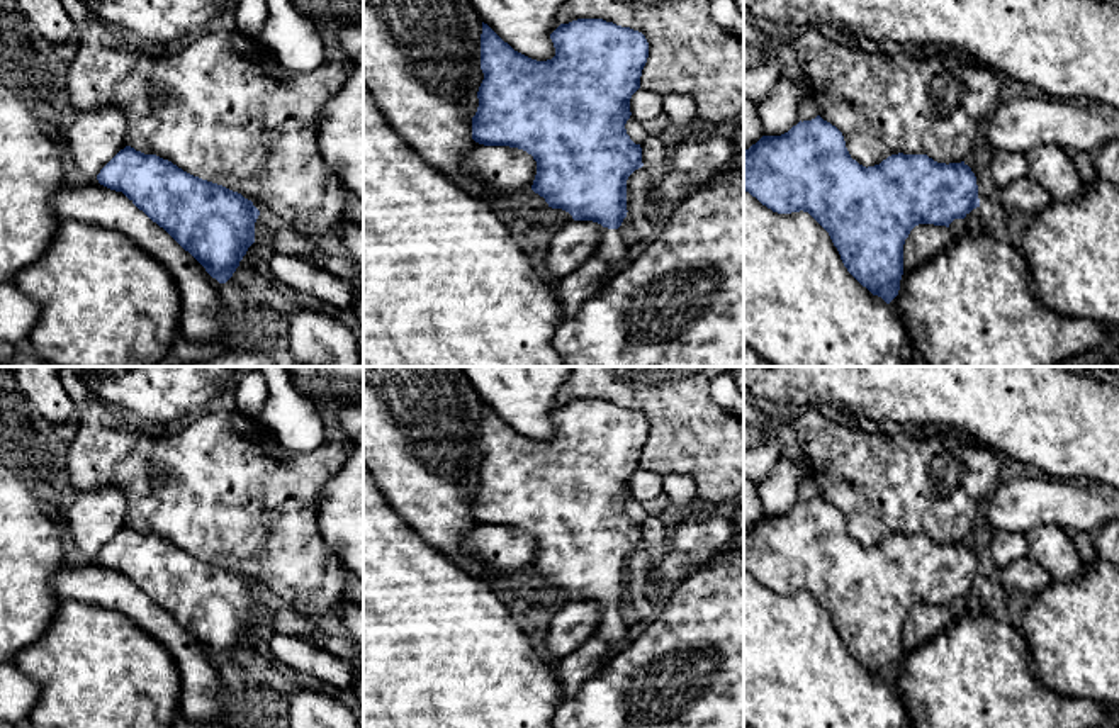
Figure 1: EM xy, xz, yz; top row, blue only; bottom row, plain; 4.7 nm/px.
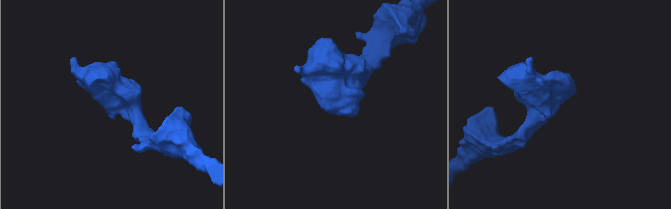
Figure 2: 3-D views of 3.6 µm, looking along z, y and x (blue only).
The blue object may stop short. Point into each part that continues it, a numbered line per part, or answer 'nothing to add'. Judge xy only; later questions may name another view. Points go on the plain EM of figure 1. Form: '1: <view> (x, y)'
nothing to add

